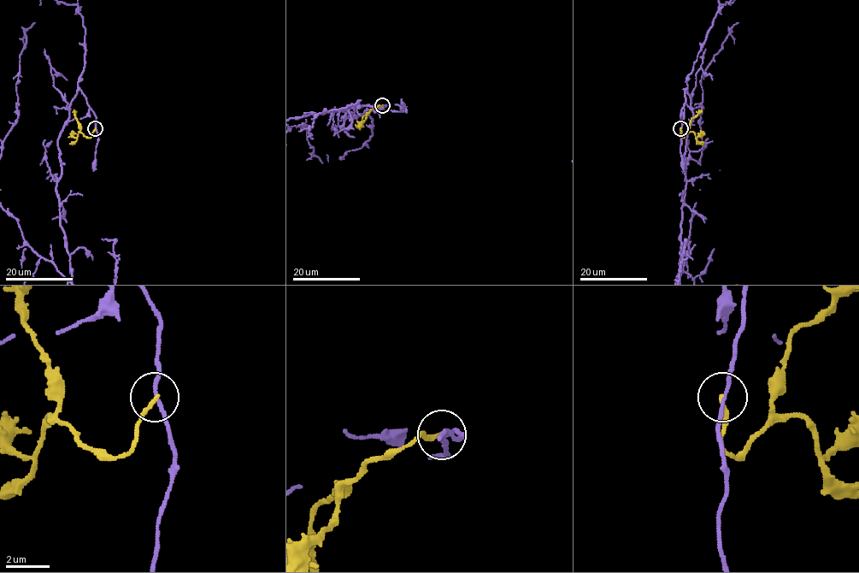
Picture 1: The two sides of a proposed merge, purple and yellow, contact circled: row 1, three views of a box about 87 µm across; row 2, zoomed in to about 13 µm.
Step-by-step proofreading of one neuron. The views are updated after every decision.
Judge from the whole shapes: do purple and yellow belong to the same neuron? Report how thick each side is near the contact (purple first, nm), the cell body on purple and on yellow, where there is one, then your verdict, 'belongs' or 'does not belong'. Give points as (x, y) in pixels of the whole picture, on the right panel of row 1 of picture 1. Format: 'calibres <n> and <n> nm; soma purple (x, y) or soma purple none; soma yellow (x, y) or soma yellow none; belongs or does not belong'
calibres 160 and 180 nm; soma purple none; soma yellow none; does not belong

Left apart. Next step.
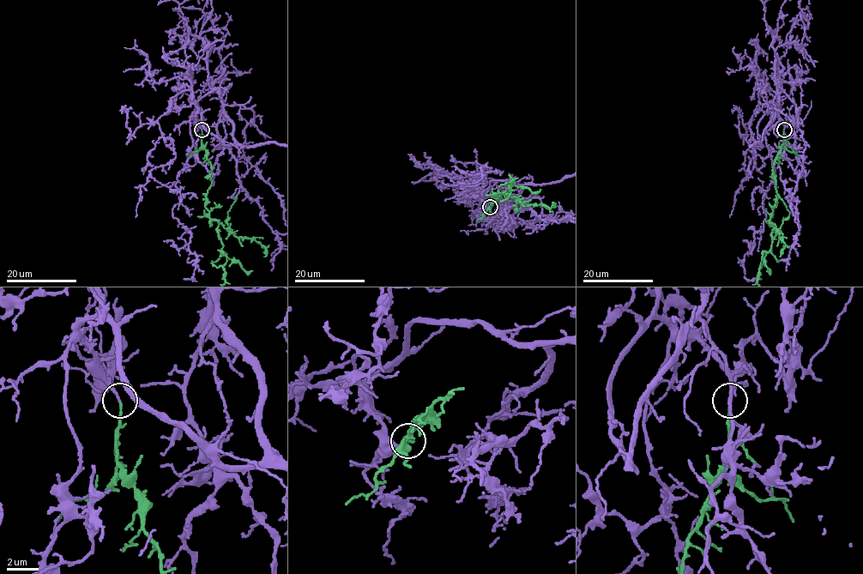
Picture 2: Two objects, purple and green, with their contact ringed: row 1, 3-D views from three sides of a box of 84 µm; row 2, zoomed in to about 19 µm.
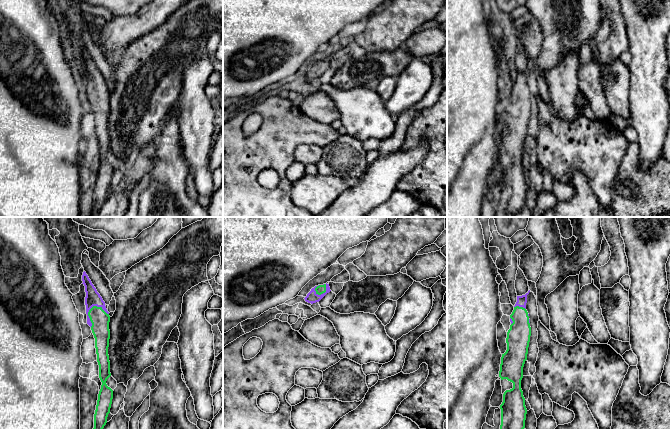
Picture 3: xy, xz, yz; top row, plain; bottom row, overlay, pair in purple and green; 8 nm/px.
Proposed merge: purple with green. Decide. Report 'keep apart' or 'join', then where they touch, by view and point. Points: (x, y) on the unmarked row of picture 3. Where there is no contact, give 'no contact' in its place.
join | xy (88, 87)

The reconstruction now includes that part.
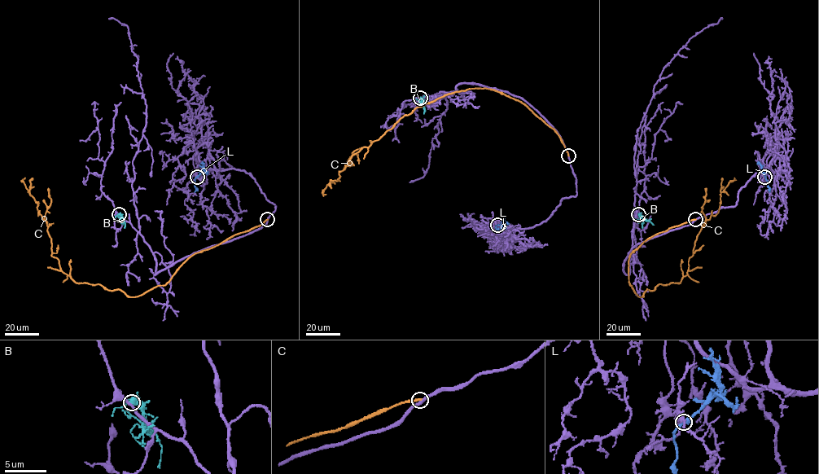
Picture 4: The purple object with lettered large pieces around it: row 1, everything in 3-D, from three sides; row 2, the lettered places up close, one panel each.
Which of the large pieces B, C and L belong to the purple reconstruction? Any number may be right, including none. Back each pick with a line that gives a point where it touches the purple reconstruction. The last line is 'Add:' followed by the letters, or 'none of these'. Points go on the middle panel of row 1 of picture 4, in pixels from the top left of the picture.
Add: none of these

